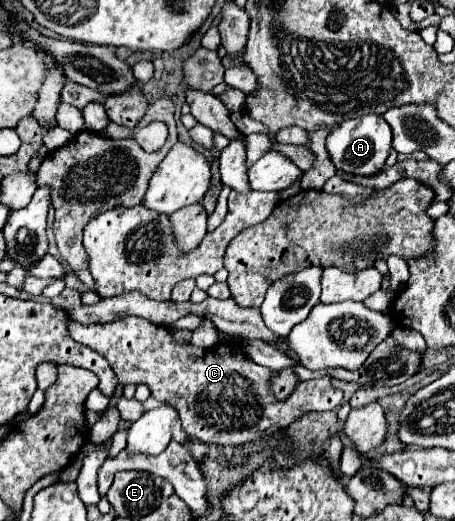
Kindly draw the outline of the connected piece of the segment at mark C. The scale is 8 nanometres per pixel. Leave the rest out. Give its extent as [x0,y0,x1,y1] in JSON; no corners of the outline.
[68,315,342,445]

